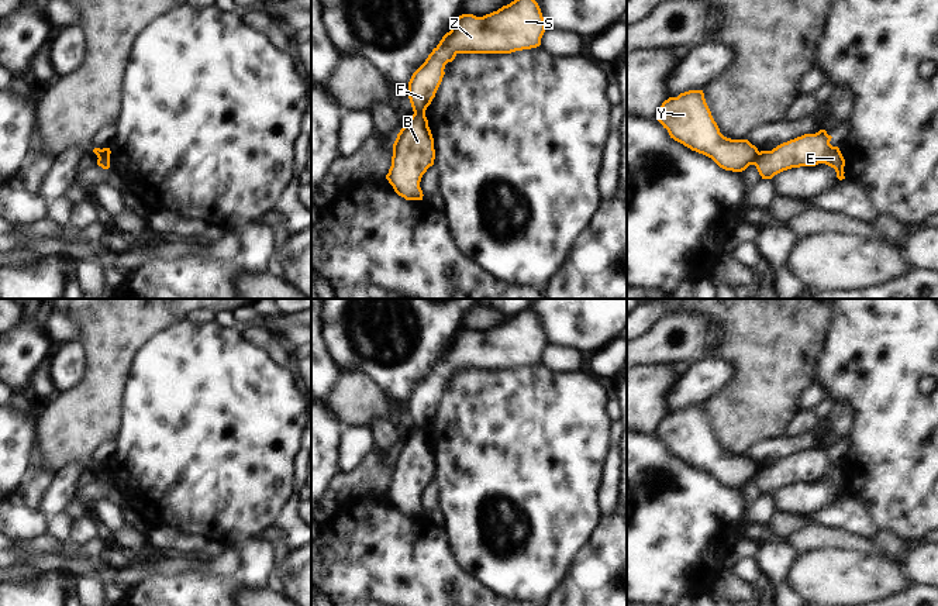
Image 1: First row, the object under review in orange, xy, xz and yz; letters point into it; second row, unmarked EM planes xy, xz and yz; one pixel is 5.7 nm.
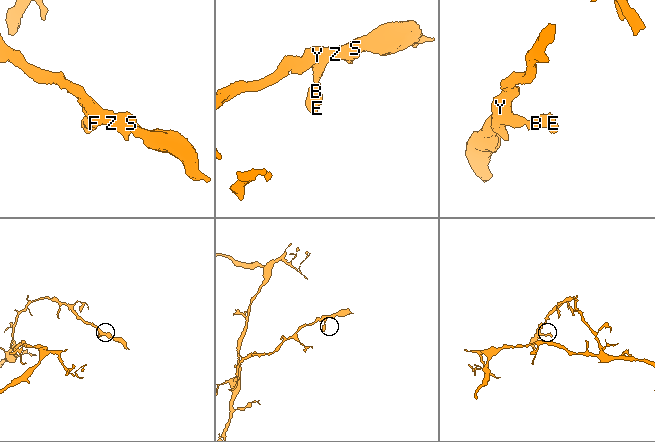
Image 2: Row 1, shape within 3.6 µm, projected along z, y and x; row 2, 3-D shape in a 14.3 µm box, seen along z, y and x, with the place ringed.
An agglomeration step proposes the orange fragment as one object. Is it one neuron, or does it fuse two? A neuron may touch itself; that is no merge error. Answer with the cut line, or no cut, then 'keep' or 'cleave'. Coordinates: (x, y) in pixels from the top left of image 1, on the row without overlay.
cut yz (759, 468), (752, 479); cleave

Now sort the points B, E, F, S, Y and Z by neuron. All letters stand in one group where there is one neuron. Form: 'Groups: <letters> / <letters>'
Groups: B E / F S Y Z

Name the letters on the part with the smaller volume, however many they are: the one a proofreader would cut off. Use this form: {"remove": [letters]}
{"remove": ["B", "E"]}

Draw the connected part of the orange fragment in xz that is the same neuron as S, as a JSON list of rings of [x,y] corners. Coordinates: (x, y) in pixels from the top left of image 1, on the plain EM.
[[[523,310],[483,333],[459,331],[408,397],[407,410],[413,427],[425,430],[442,397],[445,381],[458,369],[511,369],[531,365],[541,361],[544,348],[541,324],[530,310]]]

